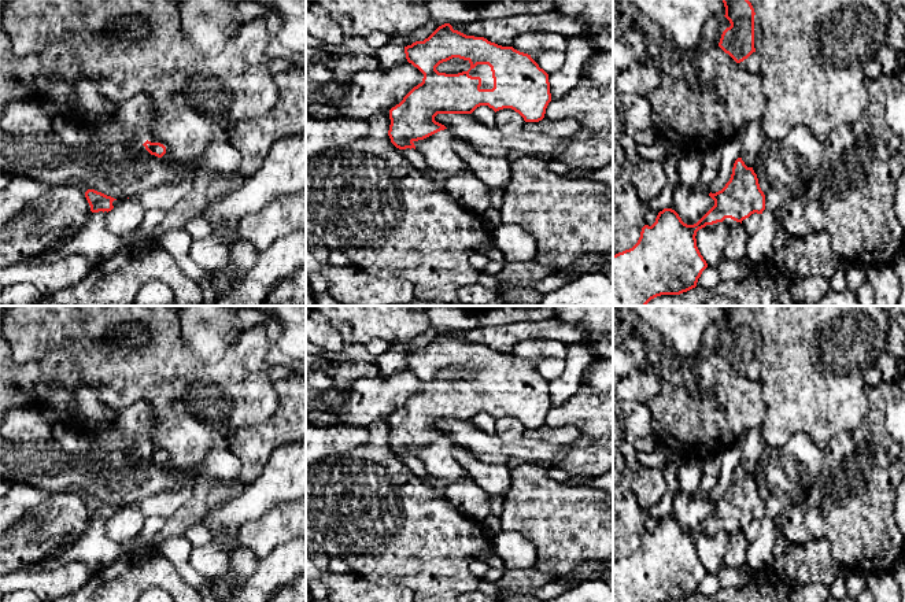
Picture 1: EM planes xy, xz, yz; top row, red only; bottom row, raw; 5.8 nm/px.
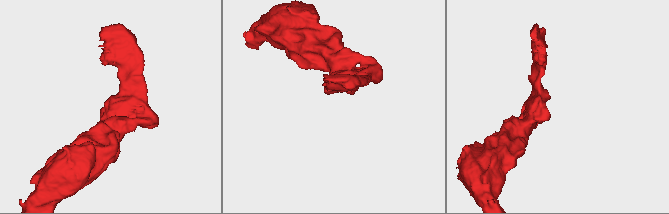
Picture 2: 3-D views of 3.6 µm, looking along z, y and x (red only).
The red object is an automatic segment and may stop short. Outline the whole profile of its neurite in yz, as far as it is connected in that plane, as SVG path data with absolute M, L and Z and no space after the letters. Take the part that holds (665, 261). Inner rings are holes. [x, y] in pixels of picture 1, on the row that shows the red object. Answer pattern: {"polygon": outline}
{"polygon": "M738 158L732 174L725 186L709 193L714 206L694 225L687 225L672 208L658 213L655 222L644 225L638 243L623 252L613 255L613 306L646 306L651 299L661 295L680 295L697 287L698 278L708 267L706 261L697 247L697 232L706 225L723 222L727 226L742 224L751 214L762 214L765 195L760 188L753 167L747 167Z"}

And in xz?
{"polygon": "M450 23L439 26L424 41L405 47L406 59L422 74L422 82L414 86L403 100L392 107L387 115L391 119L388 136L399 148L414 148L414 143L447 129L435 121L437 114L472 114L480 106L488 106L495 112L511 108L525 122L539 122L544 118L551 101L548 74L539 67L531 55L513 47L502 47L484 37L466 36L454 30ZM452 58L470 63L468 71L458 74L439 73L436 67Z"}

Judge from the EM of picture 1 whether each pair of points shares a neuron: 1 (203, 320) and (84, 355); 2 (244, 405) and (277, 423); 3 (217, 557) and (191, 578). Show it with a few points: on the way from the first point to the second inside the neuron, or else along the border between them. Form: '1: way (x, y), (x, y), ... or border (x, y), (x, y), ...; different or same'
1: border (178, 320), (181, 340), (196, 355); different
2: border (274, 386), (277, 406), (266, 418); different
3: border (192, 549), (189, 564), (204, 578); different

